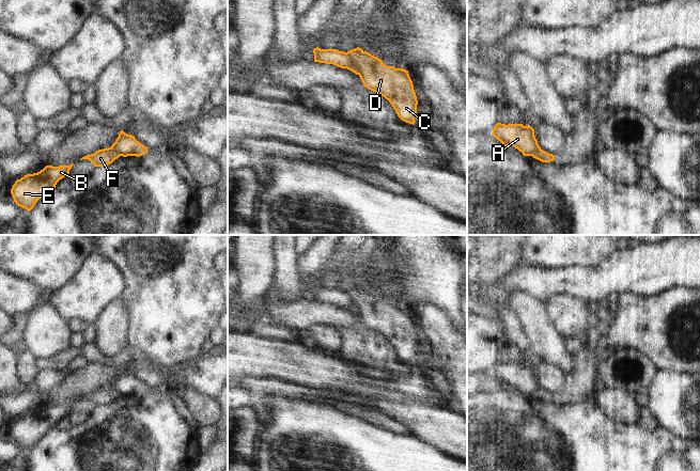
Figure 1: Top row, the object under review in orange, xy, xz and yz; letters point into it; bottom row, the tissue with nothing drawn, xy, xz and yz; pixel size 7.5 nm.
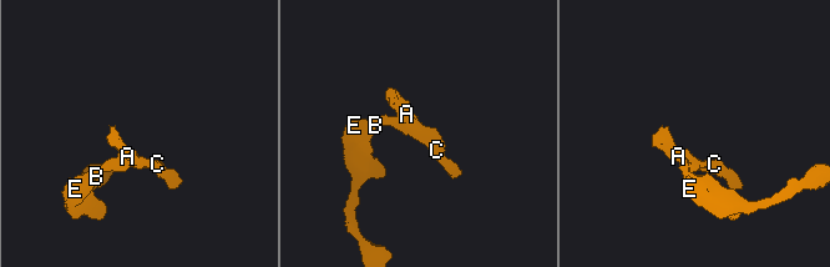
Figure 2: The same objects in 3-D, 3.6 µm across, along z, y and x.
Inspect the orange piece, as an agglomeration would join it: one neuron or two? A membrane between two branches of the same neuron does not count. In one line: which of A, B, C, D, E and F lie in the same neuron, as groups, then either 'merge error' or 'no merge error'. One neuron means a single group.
A C D / B E F; merge error

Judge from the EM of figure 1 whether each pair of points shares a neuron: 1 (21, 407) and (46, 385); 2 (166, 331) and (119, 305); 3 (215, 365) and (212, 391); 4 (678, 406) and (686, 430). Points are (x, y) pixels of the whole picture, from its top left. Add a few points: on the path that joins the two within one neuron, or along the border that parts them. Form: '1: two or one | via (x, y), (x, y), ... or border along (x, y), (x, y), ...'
1: two | border along (63, 378), (48, 390), (31, 387)
2: two | border along (120, 296), (127, 312), (126, 335)
3: one | via (213, 372), (212, 385)
4: one | via (684, 412), (686, 414), (686, 424)

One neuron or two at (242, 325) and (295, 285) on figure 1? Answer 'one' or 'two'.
two

